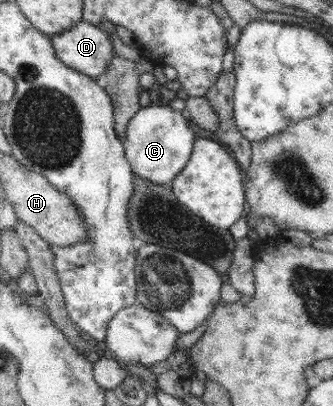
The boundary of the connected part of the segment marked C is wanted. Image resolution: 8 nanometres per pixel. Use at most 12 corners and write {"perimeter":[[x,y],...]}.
{"perimeter":[[141,107],[124,142],[134,173],[172,185],[196,138],[189,117]]}

